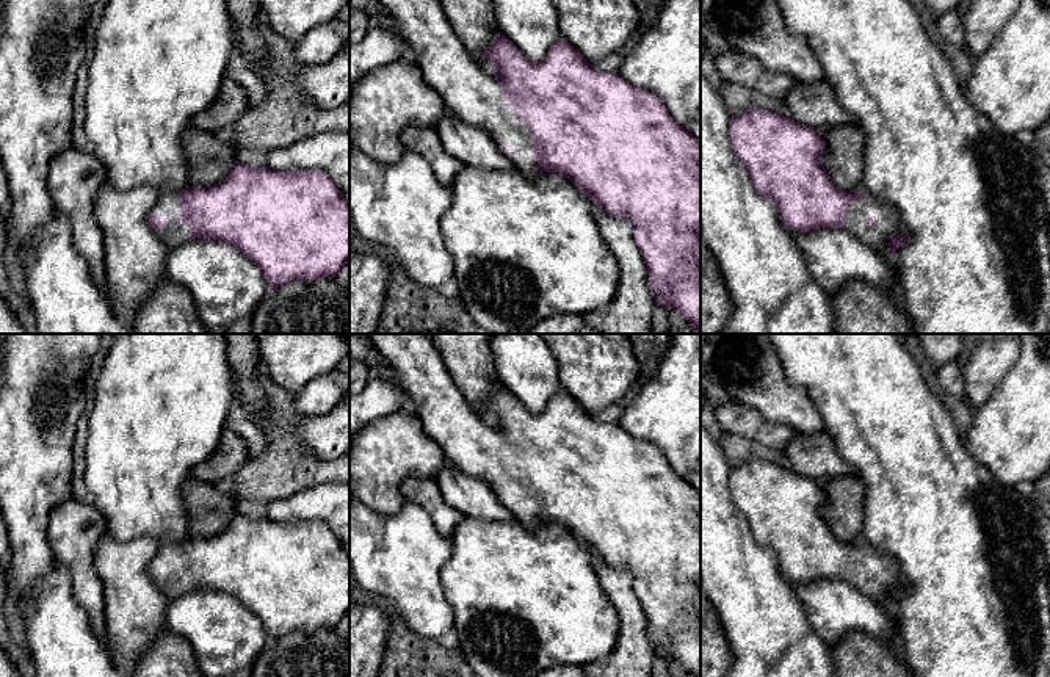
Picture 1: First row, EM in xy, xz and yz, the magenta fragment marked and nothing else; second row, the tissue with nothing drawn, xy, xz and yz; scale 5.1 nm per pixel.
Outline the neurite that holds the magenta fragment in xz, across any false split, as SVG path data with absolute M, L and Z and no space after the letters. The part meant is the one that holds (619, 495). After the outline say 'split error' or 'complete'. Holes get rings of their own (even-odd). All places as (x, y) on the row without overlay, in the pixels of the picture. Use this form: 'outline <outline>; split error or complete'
outline M429 334L368 335L390 365L392 378L404 389L407 407L422 422L425 434L444 450L447 462L486 481L525 528L534 530L542 523L567 528L592 552L597 570L602 564L628 569L647 616L655 655L680 663L691 677L701 677L701 492L669 465L663 451L630 436L617 423L597 422L564 389L549 400L541 414L531 414L498 384L484 403L497 418L497 425L491 426L453 381Z; split error

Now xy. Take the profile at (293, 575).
outline M235 511L227 527L212 538L188 538L160 545L149 564L149 575L169 600L196 589L229 594L262 621L270 639L295 630L335 628L340 619L349 613L349 555L321 520L274 522L266 516L252 519Z; split error

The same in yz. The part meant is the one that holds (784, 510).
outline M746 459L732 465L729 491L733 503L749 523L757 544L769 547L777 556L780 572L790 581L815 583L820 580L845 580L865 597L896 602L909 588L901 580L896 563L874 548L868 541L842 542L831 531L823 516L826 494L818 481L765 459Z; split error

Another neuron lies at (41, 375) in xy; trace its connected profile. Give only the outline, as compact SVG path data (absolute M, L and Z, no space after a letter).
M0 334L0 509L8 528L11 563L5 567L8 603L19 610L30 586L45 577L55 566L49 544L49 523L53 509L72 497L72 445L80 417L86 412L85 378L92 357L100 348L100 334Z

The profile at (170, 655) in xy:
M163 630L146 650L130 677L204 677L190 643Z

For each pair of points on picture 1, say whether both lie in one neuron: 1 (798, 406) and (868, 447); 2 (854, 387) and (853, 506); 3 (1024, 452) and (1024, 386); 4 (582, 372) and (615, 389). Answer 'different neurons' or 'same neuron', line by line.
1: same neuron
2: different neurons
3: same neuron
4: same neuron

